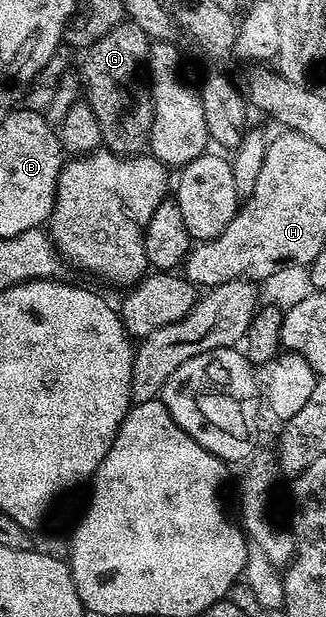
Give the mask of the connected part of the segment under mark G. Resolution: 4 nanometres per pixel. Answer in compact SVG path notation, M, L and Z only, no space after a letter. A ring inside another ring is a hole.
M127 19L122 25L114 25L108 33L101 35L101 39L97 39L97 43L90 45L82 54L83 66L79 69L79 77L83 80L82 96L93 115L97 115L102 144L113 153L139 155L148 144L155 108L150 96L139 97L137 90L127 88L144 68L152 44L145 31Z

